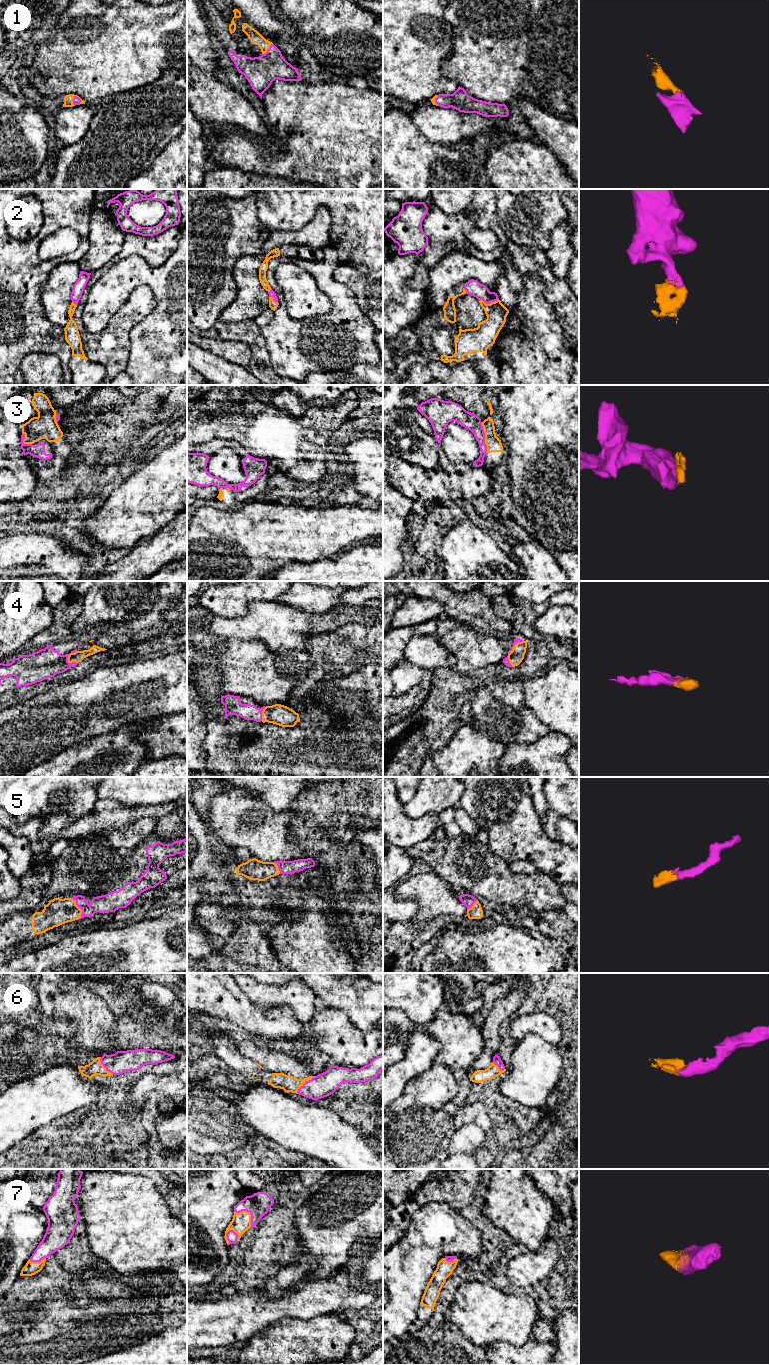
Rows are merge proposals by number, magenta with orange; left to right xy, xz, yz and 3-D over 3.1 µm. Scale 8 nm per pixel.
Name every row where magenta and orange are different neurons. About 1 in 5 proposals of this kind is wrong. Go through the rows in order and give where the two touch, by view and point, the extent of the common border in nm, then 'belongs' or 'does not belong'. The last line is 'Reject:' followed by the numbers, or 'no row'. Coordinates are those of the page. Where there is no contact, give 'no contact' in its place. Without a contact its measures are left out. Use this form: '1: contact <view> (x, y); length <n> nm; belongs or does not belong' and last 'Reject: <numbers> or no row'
1: contact xy (73, 100); length 90 nm; belongs
2: contact yz (488, 303); length 160 nm; belongs
3: contact yz (484, 438); length 260 nm; does not belong
4: contact xy (68, 662); length 110 nm; belongs
5: contact xy (78, 906); length 180 nm; belongs
6: contact xz (305, 1082); length 200 nm; belongs
7: contact xz (248, 1211); length 190 nm; belongs
Reject: 3

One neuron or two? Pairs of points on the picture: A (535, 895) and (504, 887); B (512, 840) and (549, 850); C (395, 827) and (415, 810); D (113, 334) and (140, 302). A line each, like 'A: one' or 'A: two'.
A: one
B: one
C: two
D: one

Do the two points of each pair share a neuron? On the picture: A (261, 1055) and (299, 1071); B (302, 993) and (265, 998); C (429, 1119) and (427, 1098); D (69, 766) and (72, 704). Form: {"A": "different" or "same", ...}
{"A": "same", "B": "same", "C": "different", "D": "different"}

